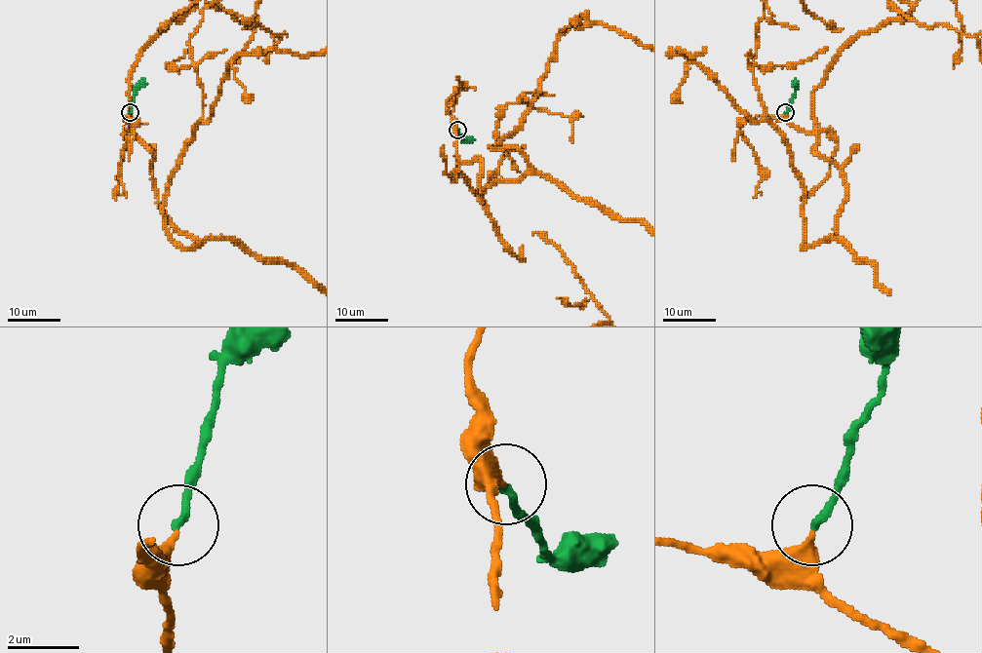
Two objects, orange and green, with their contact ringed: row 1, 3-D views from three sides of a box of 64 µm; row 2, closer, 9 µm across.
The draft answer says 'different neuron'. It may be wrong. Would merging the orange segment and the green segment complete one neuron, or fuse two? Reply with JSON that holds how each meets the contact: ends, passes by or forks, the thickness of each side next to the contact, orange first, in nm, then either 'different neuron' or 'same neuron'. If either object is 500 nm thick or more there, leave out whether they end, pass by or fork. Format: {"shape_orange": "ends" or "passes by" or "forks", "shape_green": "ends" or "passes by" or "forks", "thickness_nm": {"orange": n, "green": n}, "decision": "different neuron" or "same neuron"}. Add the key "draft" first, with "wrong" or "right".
{"draft": "wrong", "shape_orange": "ends", "shape_green": "ends", "thickness_nm": {"orange": 340, "green": 240}, "decision": "same neuron"}

